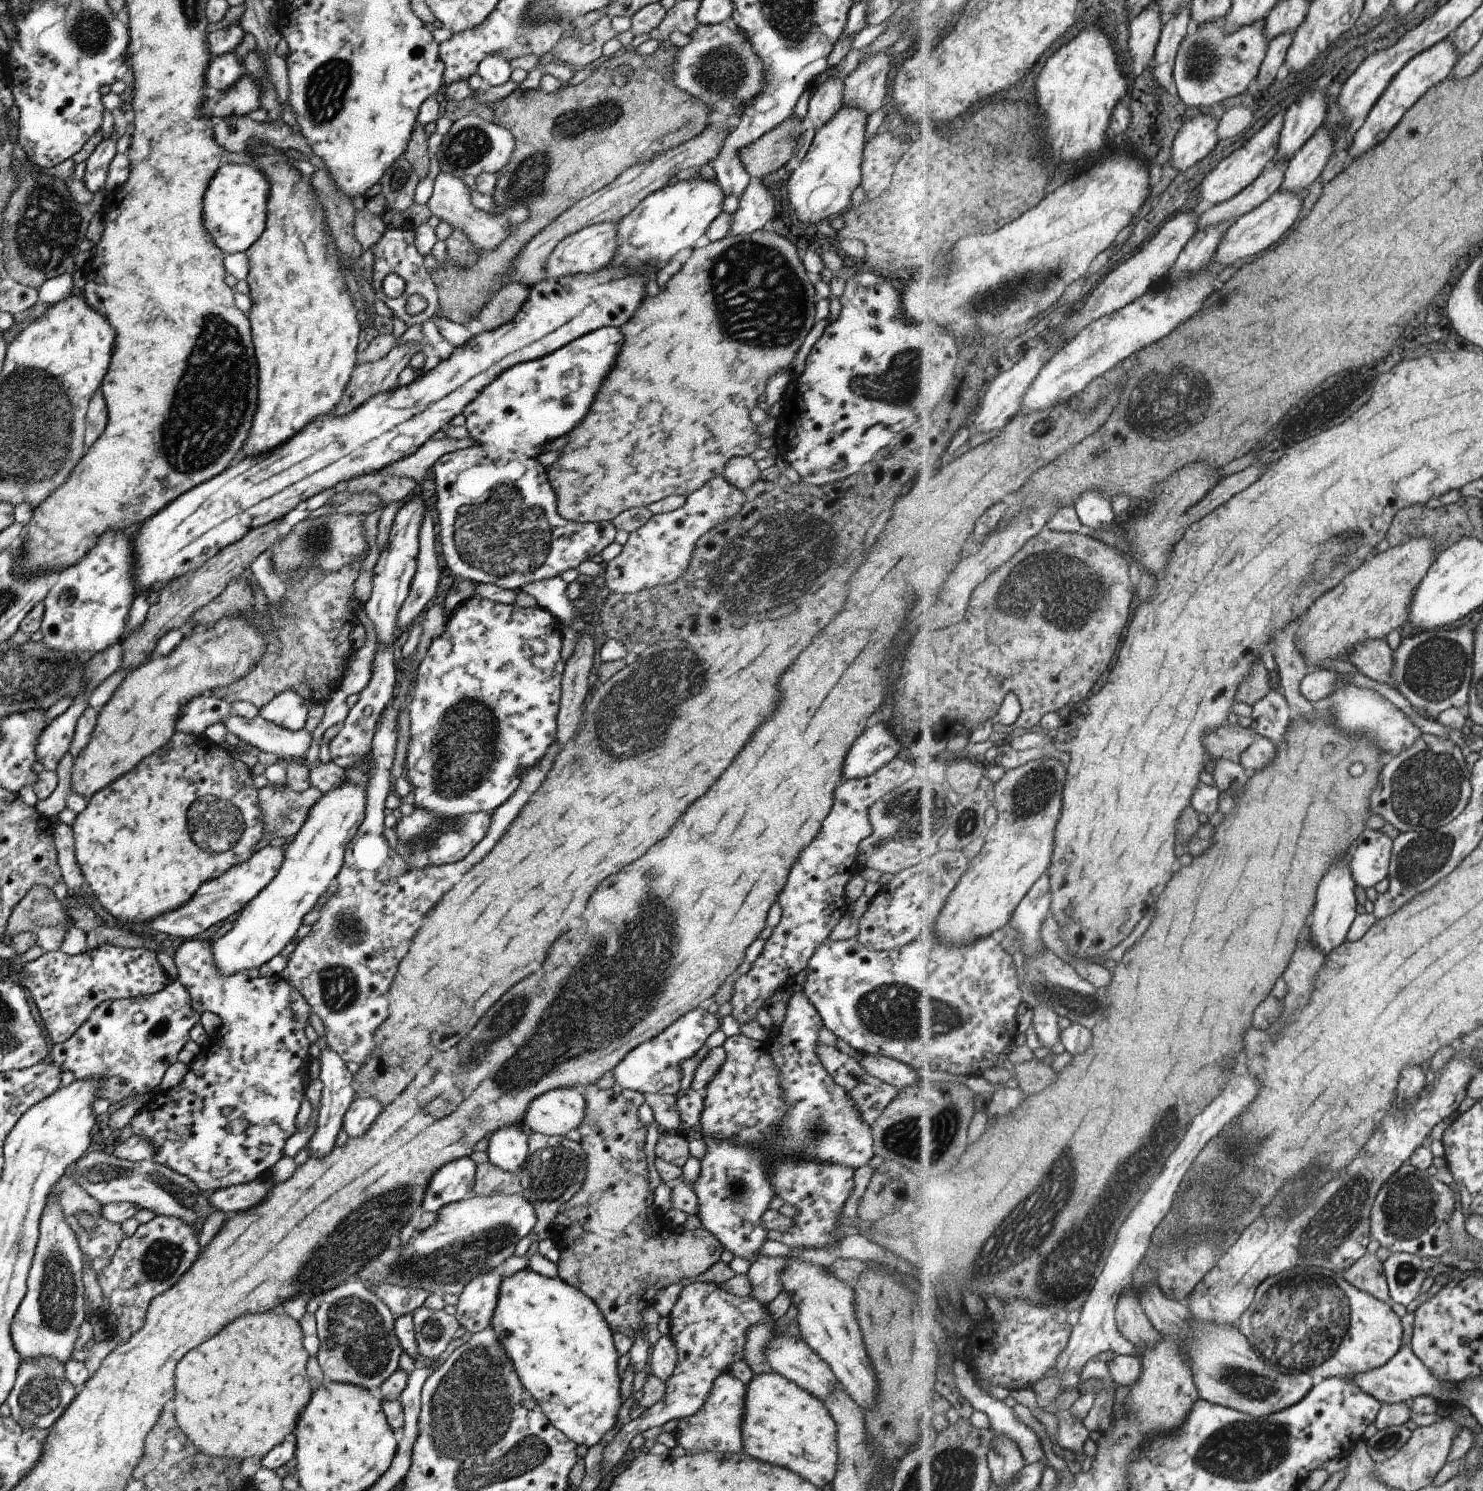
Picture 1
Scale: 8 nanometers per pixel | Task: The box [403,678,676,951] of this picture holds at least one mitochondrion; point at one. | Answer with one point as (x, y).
(463, 741)

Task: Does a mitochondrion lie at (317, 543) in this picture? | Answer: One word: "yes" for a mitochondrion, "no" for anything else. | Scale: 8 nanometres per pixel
yes

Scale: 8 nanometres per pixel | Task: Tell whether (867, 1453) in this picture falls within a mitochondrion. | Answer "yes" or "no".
yes

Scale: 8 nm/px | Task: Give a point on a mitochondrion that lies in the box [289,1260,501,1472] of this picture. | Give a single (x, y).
(354, 1326)

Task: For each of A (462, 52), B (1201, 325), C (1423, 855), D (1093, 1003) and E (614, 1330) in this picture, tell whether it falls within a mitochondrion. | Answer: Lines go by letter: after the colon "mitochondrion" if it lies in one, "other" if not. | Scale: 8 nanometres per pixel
A: other
B: other
C: mitochondrion
D: other
E: other

